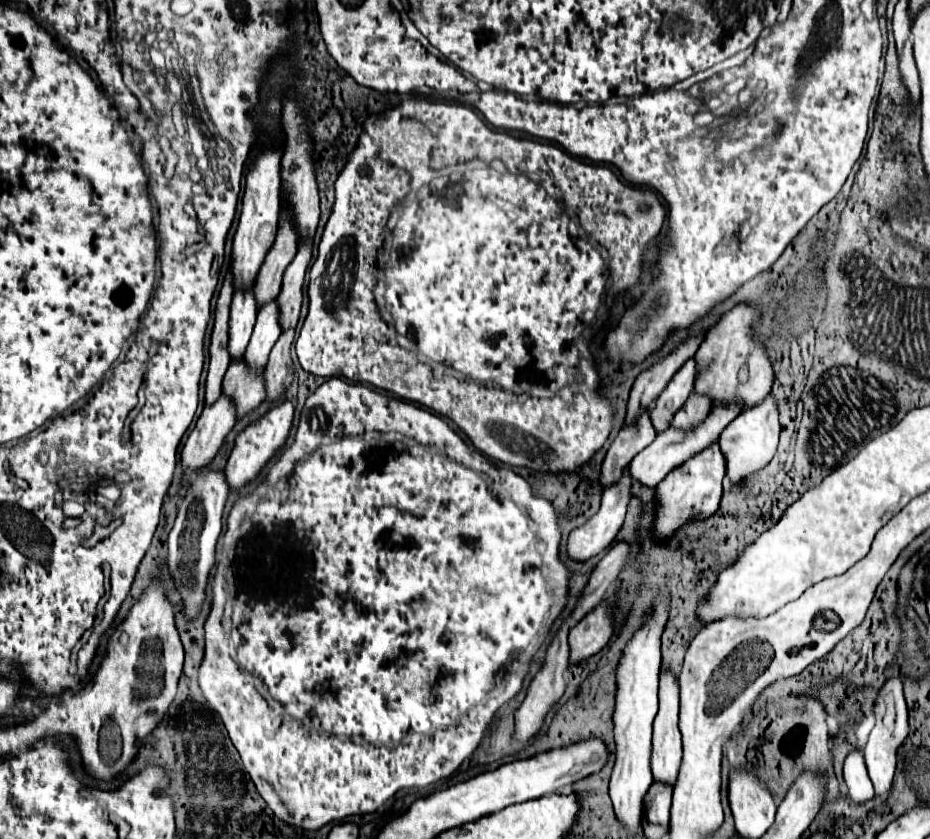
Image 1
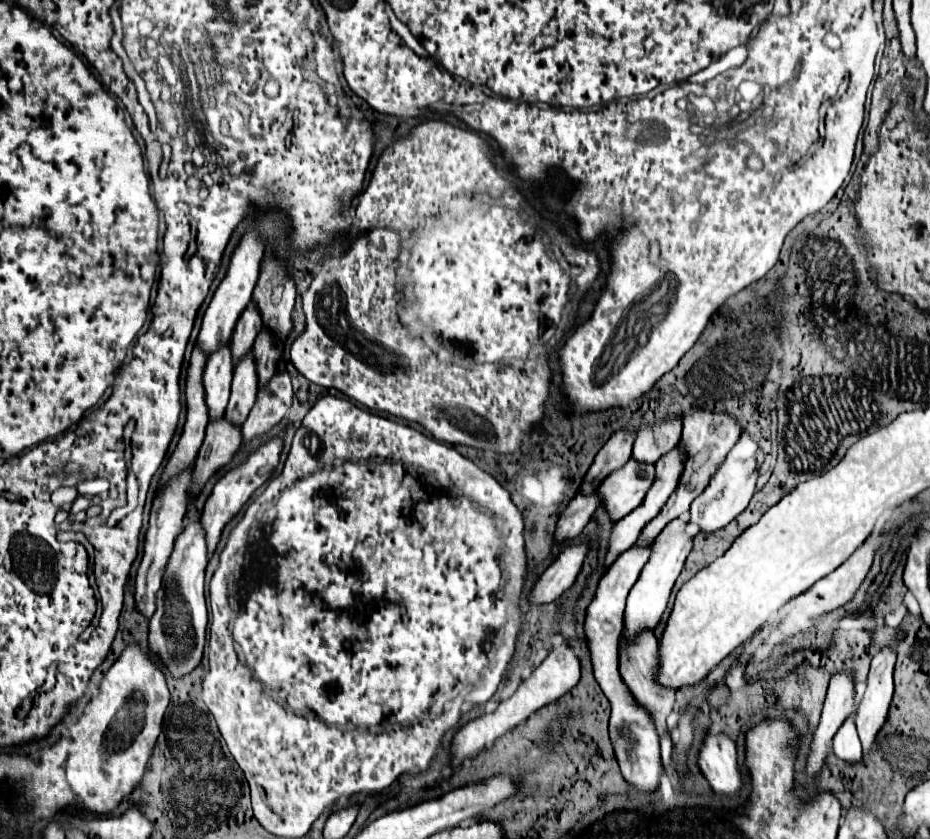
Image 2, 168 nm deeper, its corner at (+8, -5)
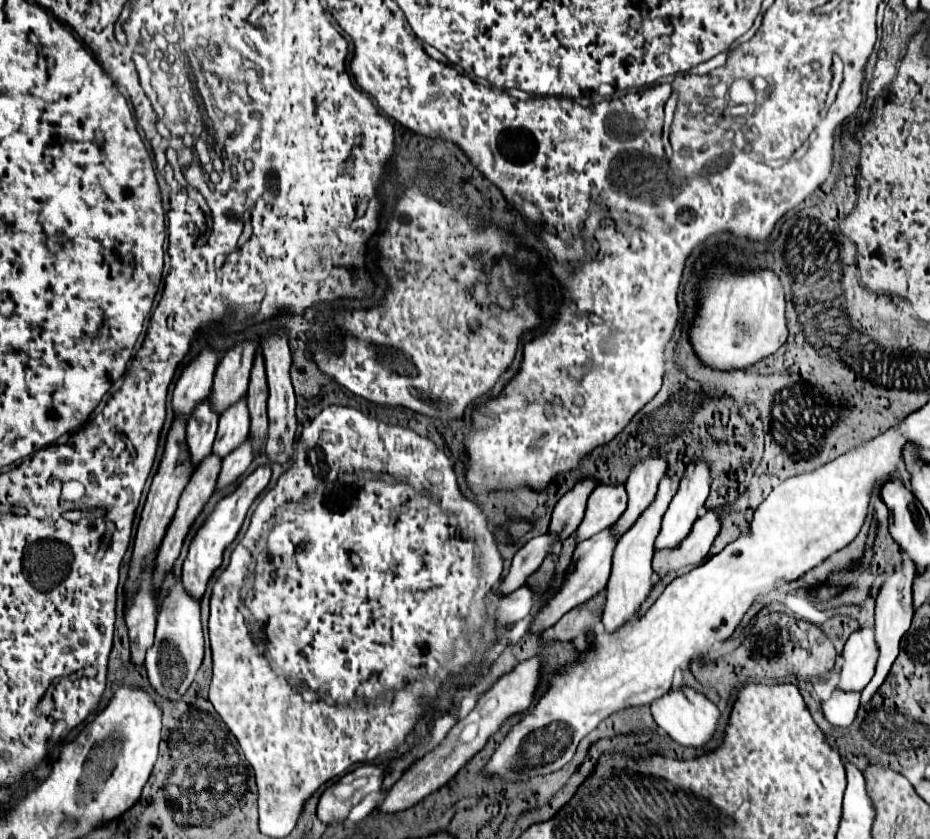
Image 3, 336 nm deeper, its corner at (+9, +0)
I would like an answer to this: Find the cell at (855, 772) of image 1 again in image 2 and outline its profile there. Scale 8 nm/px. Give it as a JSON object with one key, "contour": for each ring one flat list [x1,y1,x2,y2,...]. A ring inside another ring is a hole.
{"contour":[[845,720,841,730,833,738,833,752,845,764,859,764,861,762,861,742,851,720]]}

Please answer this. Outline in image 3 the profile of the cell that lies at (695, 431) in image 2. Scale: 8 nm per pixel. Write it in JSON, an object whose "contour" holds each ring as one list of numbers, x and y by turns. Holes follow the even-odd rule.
{"contour":[[662,477,660,487,658,487,658,495,652,501,652,505,644,511,644,515,640,515,640,519,634,523,632,531,628,531,616,545,614,557,612,557,612,575,608,579,608,601,604,607,604,615,602,615,602,623,606,631,616,631,620,625,624,625,628,621,628,617,632,617,640,603,648,597,650,589,652,589,652,569,650,569,650,561,652,561,652,543,660,531,660,519,664,515,664,511,668,509,668,503,672,501,676,489,670,481,670,477]]}

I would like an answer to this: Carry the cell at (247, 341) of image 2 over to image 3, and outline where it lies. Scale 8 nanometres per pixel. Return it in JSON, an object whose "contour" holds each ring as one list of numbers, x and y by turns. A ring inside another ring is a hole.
{"contour":[[246,341,230,349,220,359,214,375,212,395,210,395,210,405,212,409,218,411,218,415,246,395,254,353,256,353,256,345,252,341]]}

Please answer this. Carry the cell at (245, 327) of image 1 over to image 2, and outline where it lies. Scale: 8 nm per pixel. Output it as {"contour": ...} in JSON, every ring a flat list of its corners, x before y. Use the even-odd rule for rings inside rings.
{"contour":[[227,342,221,348,217,348,213,356,209,356,203,374,209,418,219,418,225,412,229,400,231,376,233,376,233,354,229,352,229,342]]}

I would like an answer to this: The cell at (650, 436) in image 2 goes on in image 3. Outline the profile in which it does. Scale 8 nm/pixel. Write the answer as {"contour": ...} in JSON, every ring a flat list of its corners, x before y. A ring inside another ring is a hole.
{"contour":[[660,457,644,459,630,471,630,477,626,481,628,509,622,513,618,523,612,525,612,535,616,535,616,539,620,539,624,531,628,531,632,523,636,523,636,519,644,513,644,507,652,503,652,499,656,497,656,487,664,477,664,471,666,461]]}

